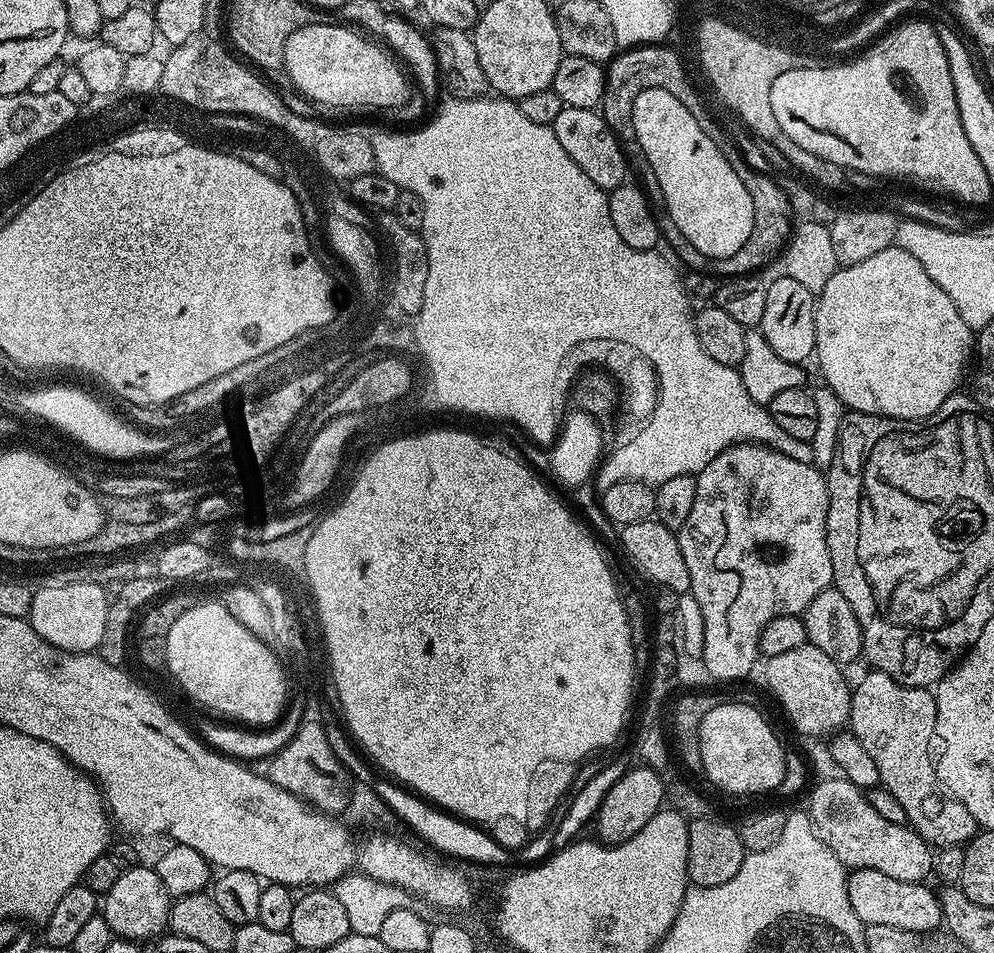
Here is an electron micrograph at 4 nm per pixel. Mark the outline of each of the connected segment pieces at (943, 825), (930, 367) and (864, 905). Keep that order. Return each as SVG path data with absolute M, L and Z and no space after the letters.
M868 670L868 673L861 678L860 681L855 681L852 688L852 709L848 715L848 724L850 725L850 732L858 742L862 744L863 749L870 754L871 758L874 758L874 764L878 768L878 774L880 775L879 783L886 790L890 790L890 794L894 794L894 798L898 798L898 803L902 805L902 810L906 810L906 818L911 828L916 831L927 844L931 844L933 849L939 850L946 846L964 846L968 841L976 835L978 831L978 825L974 814L970 814L970 810L966 810L966 806L962 806L957 800L949 798L947 795L942 794L942 789L936 779L936 765L934 763L933 753L928 753L928 744L924 741L924 736L929 738L935 737L936 734L936 698L935 695L927 688L911 688L910 686L902 686L898 682L894 682L894 678L890 678L890 674L882 674L875 670Z
M893 246L882 250L878 254L873 254L871 258L866 258L866 262L854 262L837 267L836 272L818 295L814 360L815 363L820 363L820 372L824 375L823 383L838 396L845 409L871 416L888 416L891 420L926 418L930 414L934 414L934 410L938 410L938 406L942 406L942 402L946 402L946 398L957 395L959 388L956 387L963 382L964 371L968 368L968 359L973 359L973 356L973 328L966 326L966 322L962 322L962 314L958 314L958 306L954 306L950 294L946 294L946 290L942 290L942 286L938 286L938 282L934 282L934 278L930 278L930 274L926 274L922 262L916 261L913 253L906 254L903 246Z
M853 868L848 872L846 894L850 894L850 906L858 914L861 924L898 927L899 930L929 934L941 927L944 915L940 909L940 898L928 889L927 883L898 882L879 870Z

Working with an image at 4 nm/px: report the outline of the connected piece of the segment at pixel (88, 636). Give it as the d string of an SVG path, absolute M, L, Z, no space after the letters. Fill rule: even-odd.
M83 578L74 585L37 587L32 594L30 614L26 617L28 623L39 636L46 638L46 642L50 642L50 646L58 646L58 650L95 653L105 633L107 608L110 601L109 593L104 593L105 585L97 583L91 584L88 578Z

